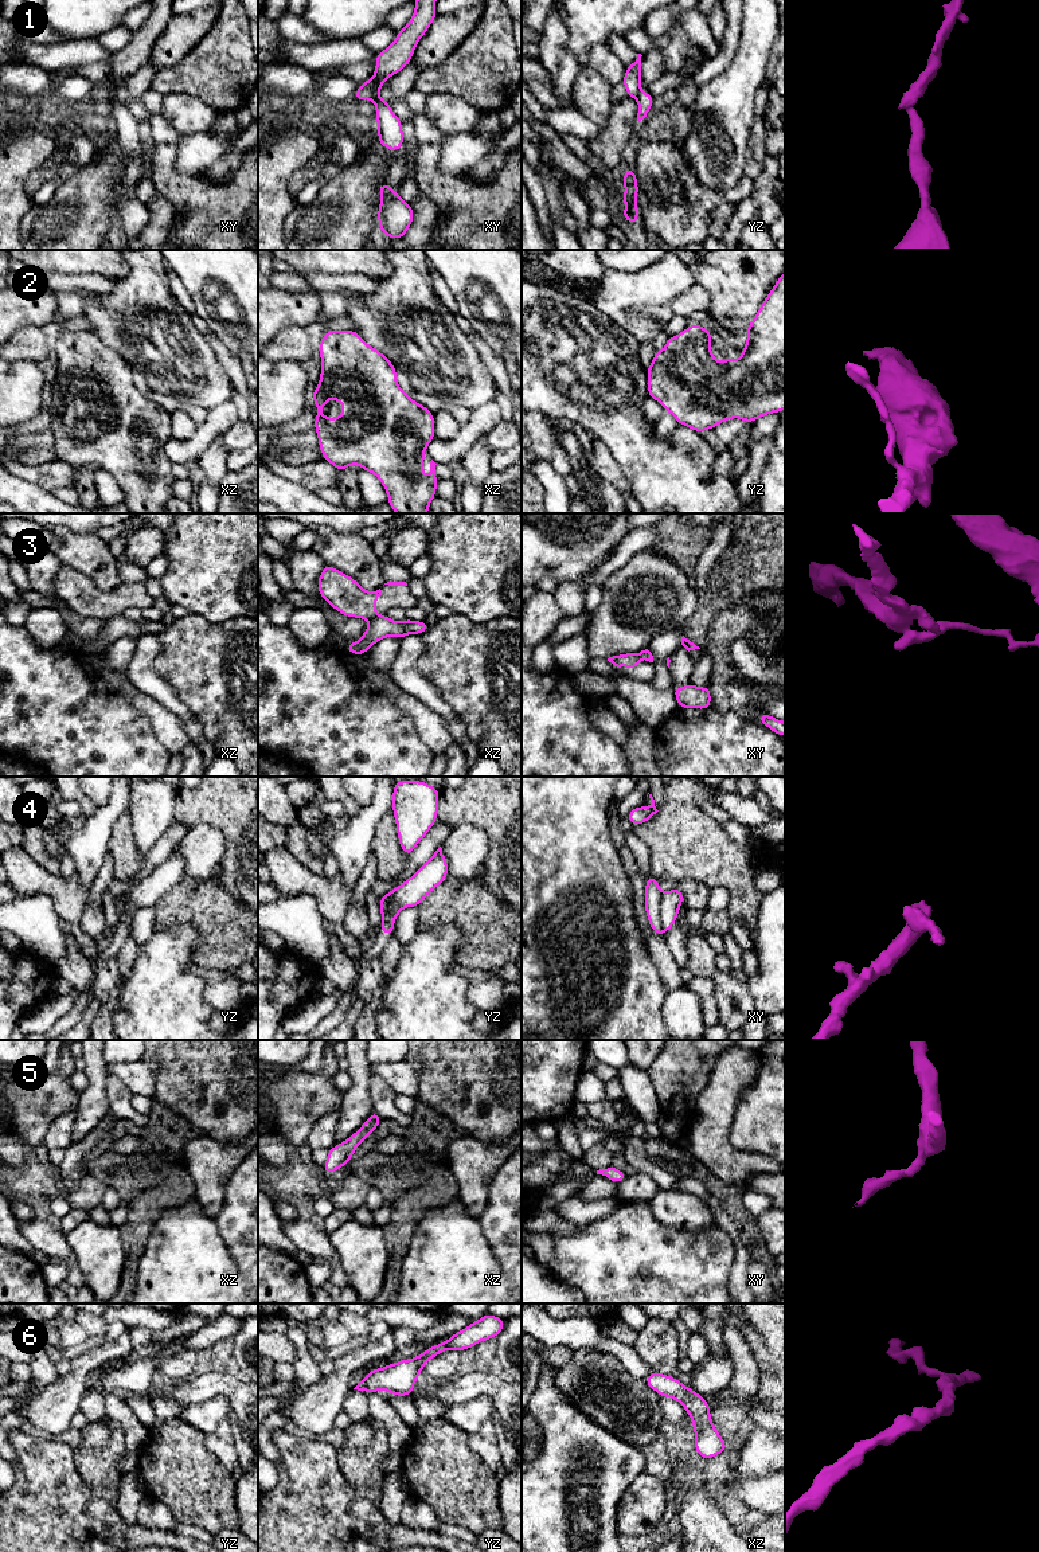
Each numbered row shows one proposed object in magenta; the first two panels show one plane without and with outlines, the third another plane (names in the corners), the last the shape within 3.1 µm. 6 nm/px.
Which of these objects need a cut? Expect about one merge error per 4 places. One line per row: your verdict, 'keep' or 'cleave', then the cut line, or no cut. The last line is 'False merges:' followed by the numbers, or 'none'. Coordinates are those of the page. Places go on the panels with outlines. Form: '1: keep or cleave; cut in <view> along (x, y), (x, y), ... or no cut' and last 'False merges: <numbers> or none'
1: cleave; cut in xy along (378, 92), (371, 100)
2: keep; no cut
3: cleave; cut in xz along (375, 616), (370, 621)
4: cleave; cut in xy along (660, 892), (660, 925), (666, 931)
5: keep; no cut
6: keep; no cut
False merges: 1, 3, 4

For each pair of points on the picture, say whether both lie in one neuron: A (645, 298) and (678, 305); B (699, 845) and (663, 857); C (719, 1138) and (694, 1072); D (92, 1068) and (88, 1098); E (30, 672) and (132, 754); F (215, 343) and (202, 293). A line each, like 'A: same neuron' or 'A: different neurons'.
A: different neurons
B: same neuron
C: different neurons
D: same neuron
E: same neuron
F: different neurons

